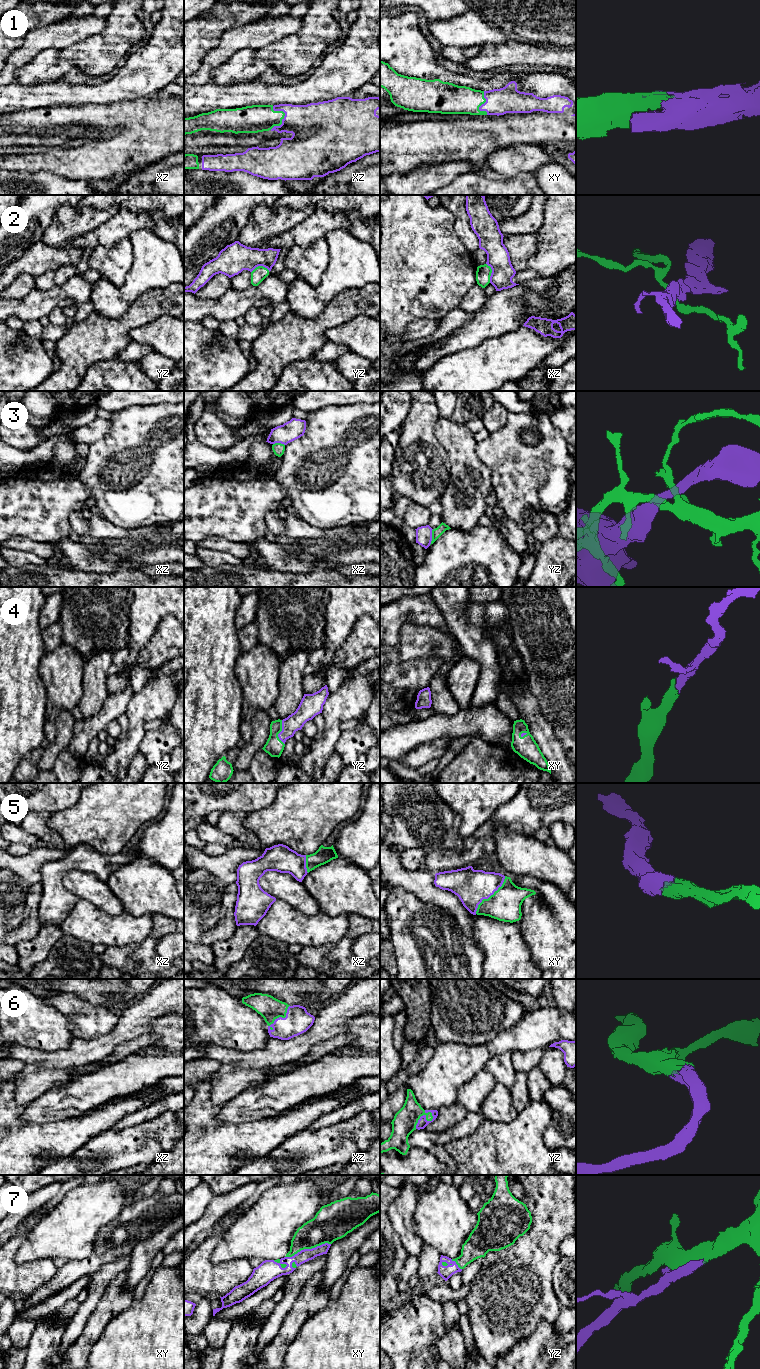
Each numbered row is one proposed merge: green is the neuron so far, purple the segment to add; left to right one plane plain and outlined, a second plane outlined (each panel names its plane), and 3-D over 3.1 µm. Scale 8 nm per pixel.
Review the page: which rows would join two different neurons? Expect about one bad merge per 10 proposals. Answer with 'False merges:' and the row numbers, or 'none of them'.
False merges: 2, 3

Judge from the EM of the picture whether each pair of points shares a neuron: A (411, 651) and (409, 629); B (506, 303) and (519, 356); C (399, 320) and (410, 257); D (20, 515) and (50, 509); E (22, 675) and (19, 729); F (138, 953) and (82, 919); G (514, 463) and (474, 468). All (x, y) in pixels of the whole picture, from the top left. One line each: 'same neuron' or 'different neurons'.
A: same neuron
B: different neurons
C: same neuron
D: same neuron
E: same neuron
F: different neurons
G: different neurons

